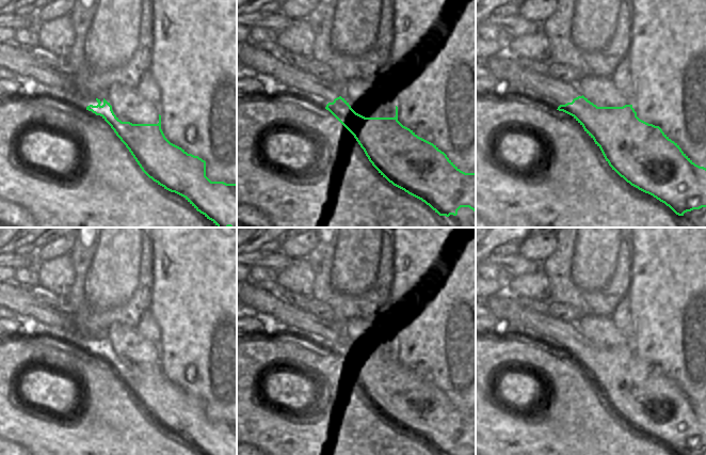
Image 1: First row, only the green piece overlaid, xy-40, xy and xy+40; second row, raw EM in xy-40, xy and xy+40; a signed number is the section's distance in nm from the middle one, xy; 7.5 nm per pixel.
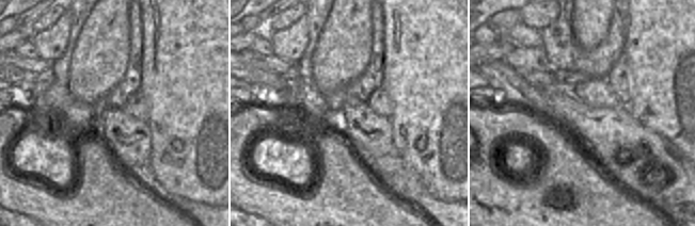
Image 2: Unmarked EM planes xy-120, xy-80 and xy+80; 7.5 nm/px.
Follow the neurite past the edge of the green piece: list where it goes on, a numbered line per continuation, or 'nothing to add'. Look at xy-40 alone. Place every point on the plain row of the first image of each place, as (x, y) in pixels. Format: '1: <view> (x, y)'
1: xy-40 (13, 297)

